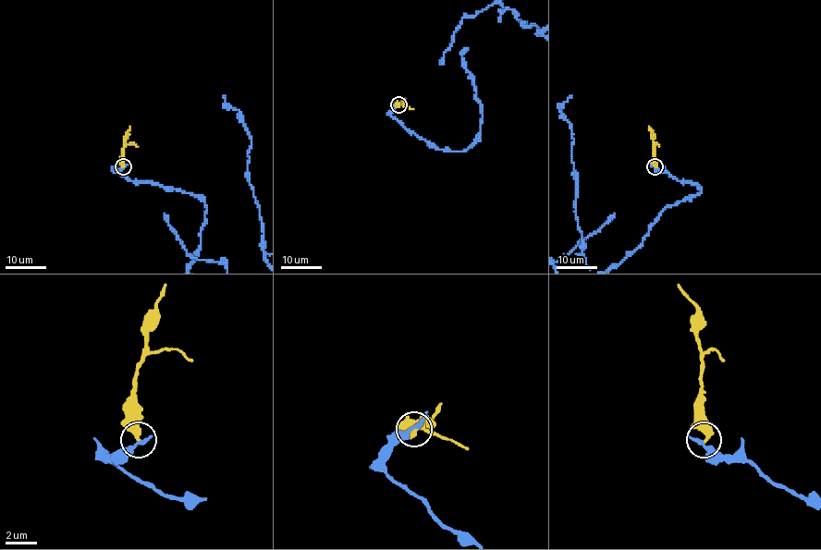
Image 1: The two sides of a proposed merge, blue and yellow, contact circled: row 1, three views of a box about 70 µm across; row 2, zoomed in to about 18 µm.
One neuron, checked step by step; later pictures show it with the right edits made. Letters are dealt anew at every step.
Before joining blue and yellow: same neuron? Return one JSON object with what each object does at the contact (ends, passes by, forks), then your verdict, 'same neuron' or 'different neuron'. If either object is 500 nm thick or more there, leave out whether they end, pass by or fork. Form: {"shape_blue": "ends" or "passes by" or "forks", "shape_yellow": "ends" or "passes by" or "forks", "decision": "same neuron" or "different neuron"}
{"shape_blue": "ends", "shape_yellow": "ends", "decision": "different neuron"}

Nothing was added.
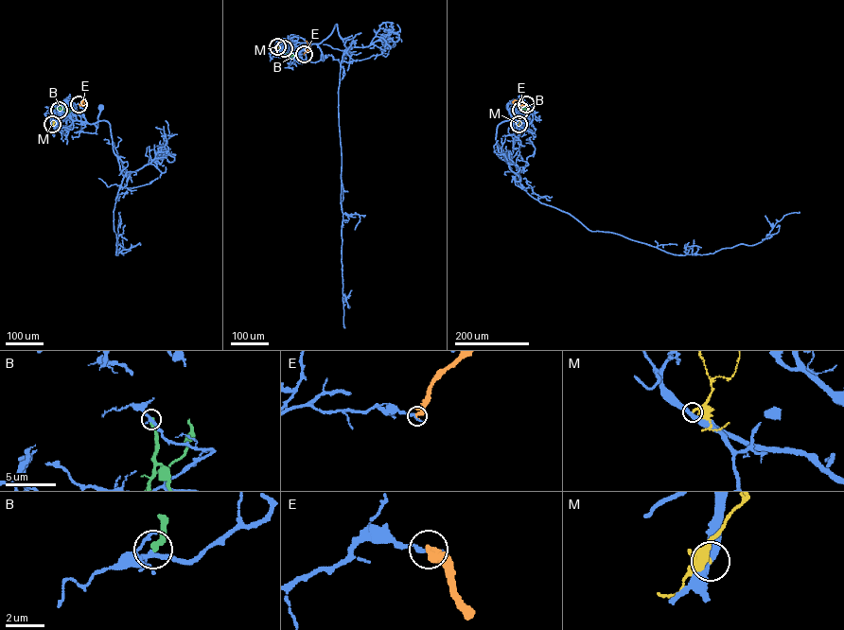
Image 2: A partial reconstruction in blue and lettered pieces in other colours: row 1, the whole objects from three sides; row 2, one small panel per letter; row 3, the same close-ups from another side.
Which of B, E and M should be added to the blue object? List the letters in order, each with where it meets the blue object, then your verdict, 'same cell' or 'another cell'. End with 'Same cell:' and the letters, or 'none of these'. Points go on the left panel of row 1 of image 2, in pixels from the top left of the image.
B: meets blue at (59, 110); another cell
E: meets blue at (79, 104); another cell
M: meets blue at (52, 124); another cell
Same cell: none of these

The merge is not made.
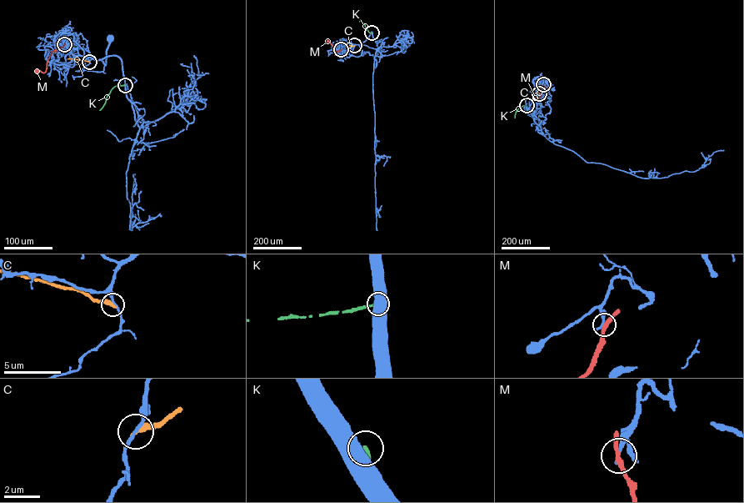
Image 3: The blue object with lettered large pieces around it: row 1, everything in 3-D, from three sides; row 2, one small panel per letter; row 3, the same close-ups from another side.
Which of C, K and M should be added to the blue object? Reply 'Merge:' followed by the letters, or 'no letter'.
Merge: no letter

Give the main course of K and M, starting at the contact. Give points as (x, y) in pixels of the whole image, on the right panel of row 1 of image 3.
K: (526, 105), (518, 108), (515, 118)
M: (543, 84), (541, 96), (533, 99)

